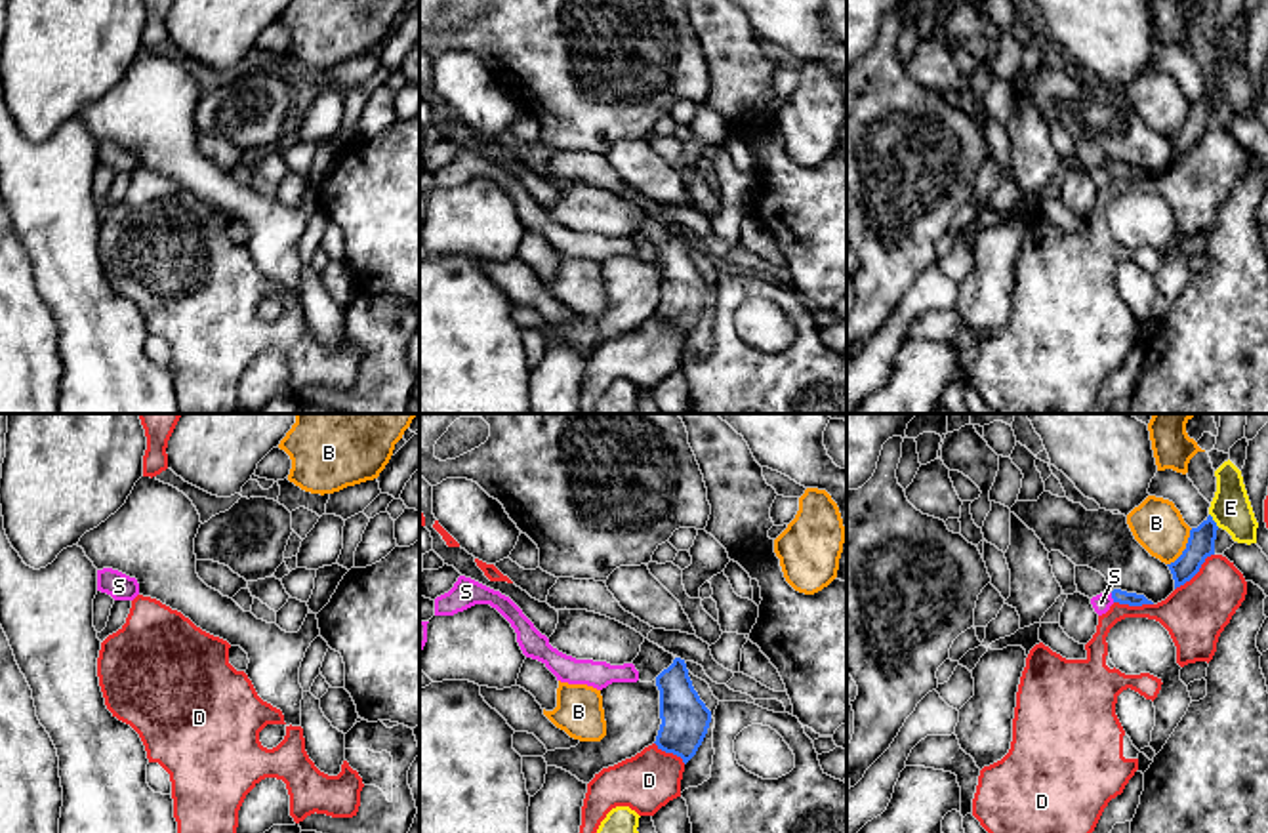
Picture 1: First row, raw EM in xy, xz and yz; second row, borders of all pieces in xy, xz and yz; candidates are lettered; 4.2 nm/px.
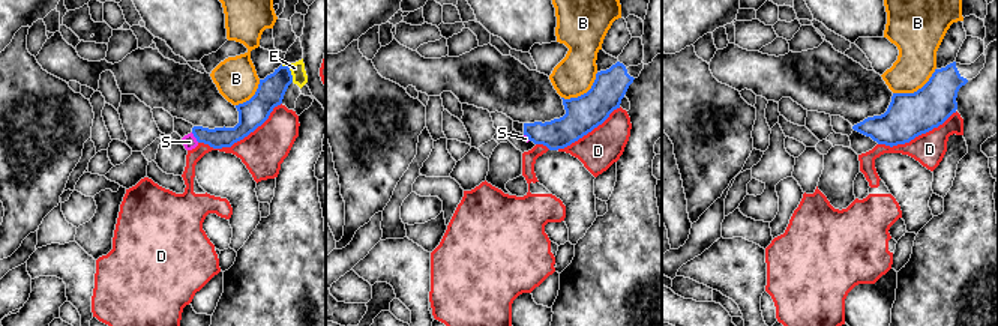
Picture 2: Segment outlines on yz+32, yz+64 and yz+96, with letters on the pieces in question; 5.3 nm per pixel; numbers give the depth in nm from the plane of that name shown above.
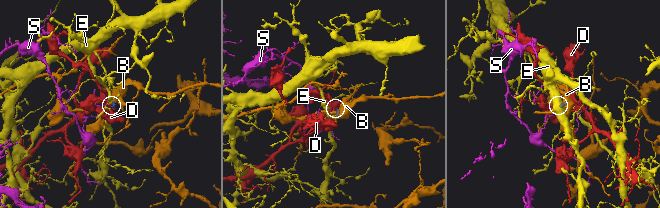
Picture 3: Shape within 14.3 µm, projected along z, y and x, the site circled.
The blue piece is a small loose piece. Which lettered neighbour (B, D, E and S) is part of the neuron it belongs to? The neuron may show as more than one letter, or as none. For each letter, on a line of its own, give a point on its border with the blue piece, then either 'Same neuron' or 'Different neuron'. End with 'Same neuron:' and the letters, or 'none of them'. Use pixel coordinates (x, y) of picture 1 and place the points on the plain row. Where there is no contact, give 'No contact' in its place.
B: Touches blue at yz (1186, 121). Different neuron
D: Touches blue at yz (1196, 145). Different neuron
E: Touches blue at yz (1213, 94). Different neuron
S: Touches blue at yz (1112, 170). Different neuron
Same neuron: none of them

